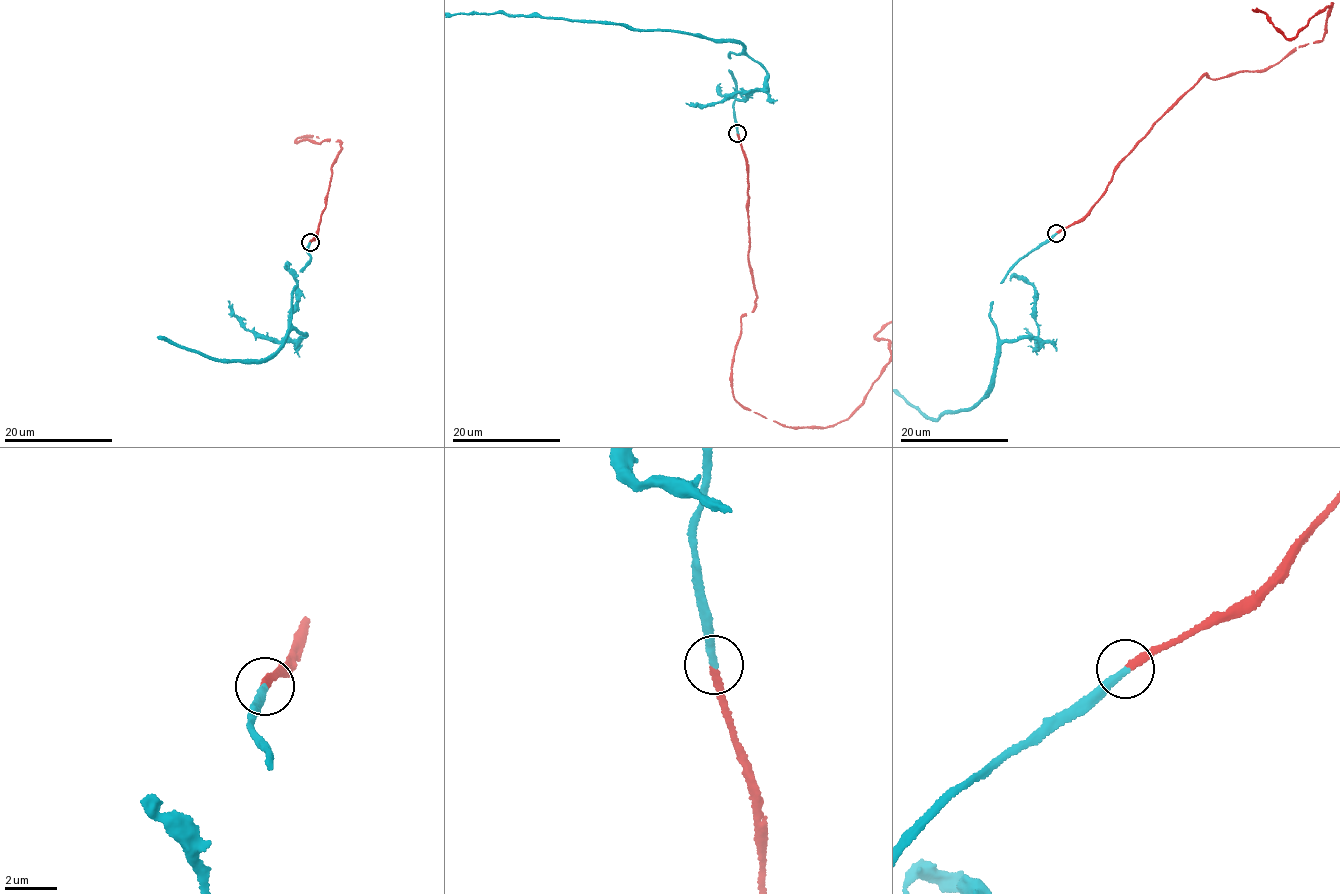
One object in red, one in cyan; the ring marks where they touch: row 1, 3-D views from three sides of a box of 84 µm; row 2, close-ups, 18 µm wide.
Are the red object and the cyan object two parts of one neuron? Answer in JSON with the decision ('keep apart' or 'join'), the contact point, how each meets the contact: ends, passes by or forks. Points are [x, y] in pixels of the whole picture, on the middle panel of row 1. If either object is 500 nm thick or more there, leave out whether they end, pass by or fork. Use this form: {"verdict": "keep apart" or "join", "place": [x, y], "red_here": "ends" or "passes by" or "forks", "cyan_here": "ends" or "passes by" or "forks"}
{"verdict": "join", "place": [737, 133], "red_here": "ends", "cyan_here": "ends"}

